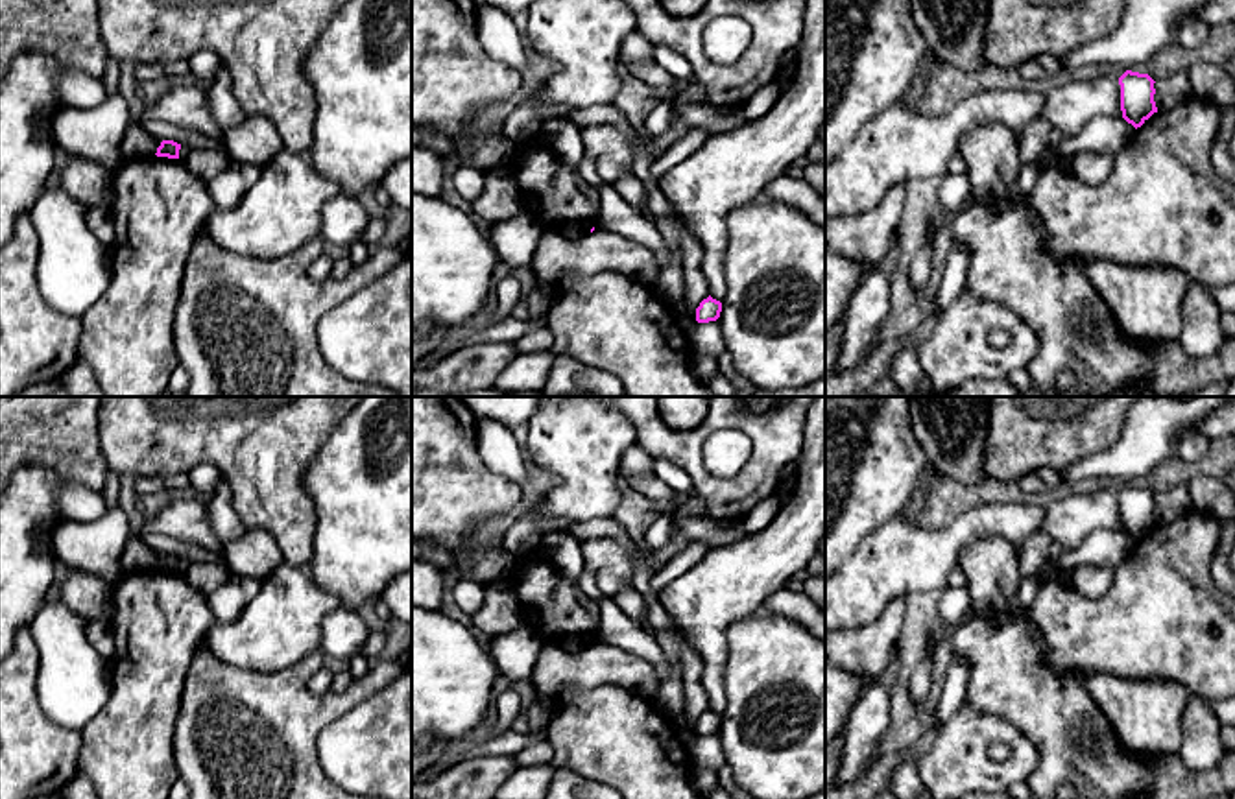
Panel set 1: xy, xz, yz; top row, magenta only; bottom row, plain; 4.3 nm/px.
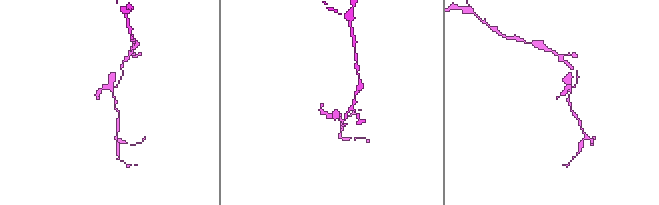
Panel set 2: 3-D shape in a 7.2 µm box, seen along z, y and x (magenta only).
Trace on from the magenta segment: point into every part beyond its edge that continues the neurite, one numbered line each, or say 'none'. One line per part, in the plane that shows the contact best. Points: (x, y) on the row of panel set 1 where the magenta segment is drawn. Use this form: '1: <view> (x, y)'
none

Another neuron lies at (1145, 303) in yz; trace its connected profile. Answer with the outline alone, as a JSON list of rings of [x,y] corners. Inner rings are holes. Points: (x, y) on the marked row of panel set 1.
[[[1091,260],[1084,269],[1122,336],[1137,343],[1180,340],[1189,286],[1180,269],[1133,268],[1108,260]]]

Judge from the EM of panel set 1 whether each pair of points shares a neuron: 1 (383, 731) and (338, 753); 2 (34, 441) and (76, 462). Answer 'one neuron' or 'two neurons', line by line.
1: one neuron
2: one neuron

